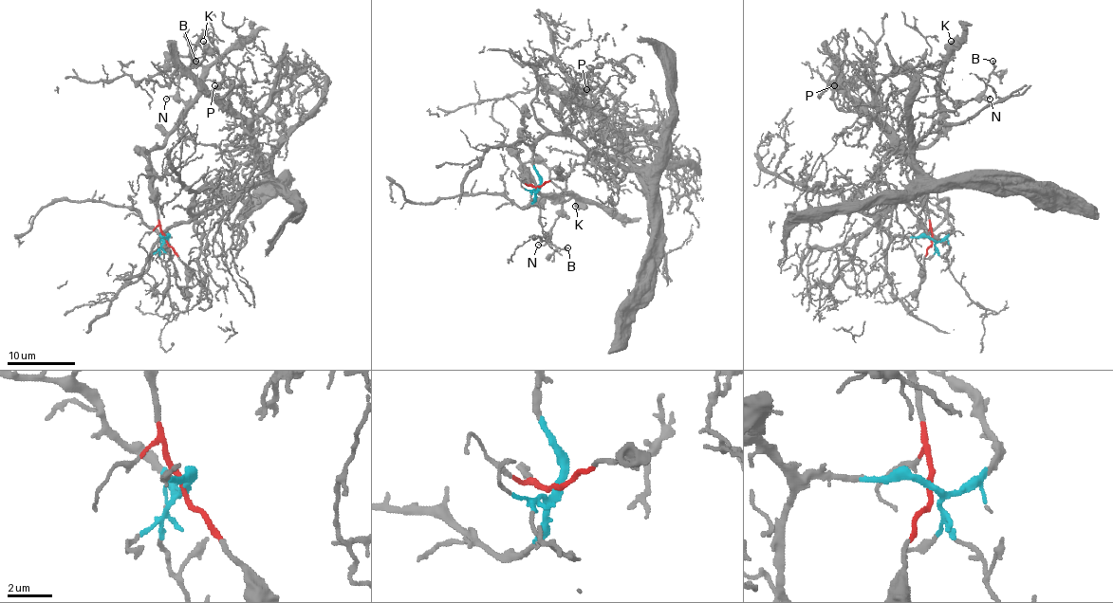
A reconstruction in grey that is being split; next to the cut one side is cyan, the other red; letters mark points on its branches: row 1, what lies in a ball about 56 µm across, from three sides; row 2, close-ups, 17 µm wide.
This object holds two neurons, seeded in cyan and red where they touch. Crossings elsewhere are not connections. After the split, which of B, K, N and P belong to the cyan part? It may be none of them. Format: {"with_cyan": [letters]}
{"with_cyan": ["P"]}

